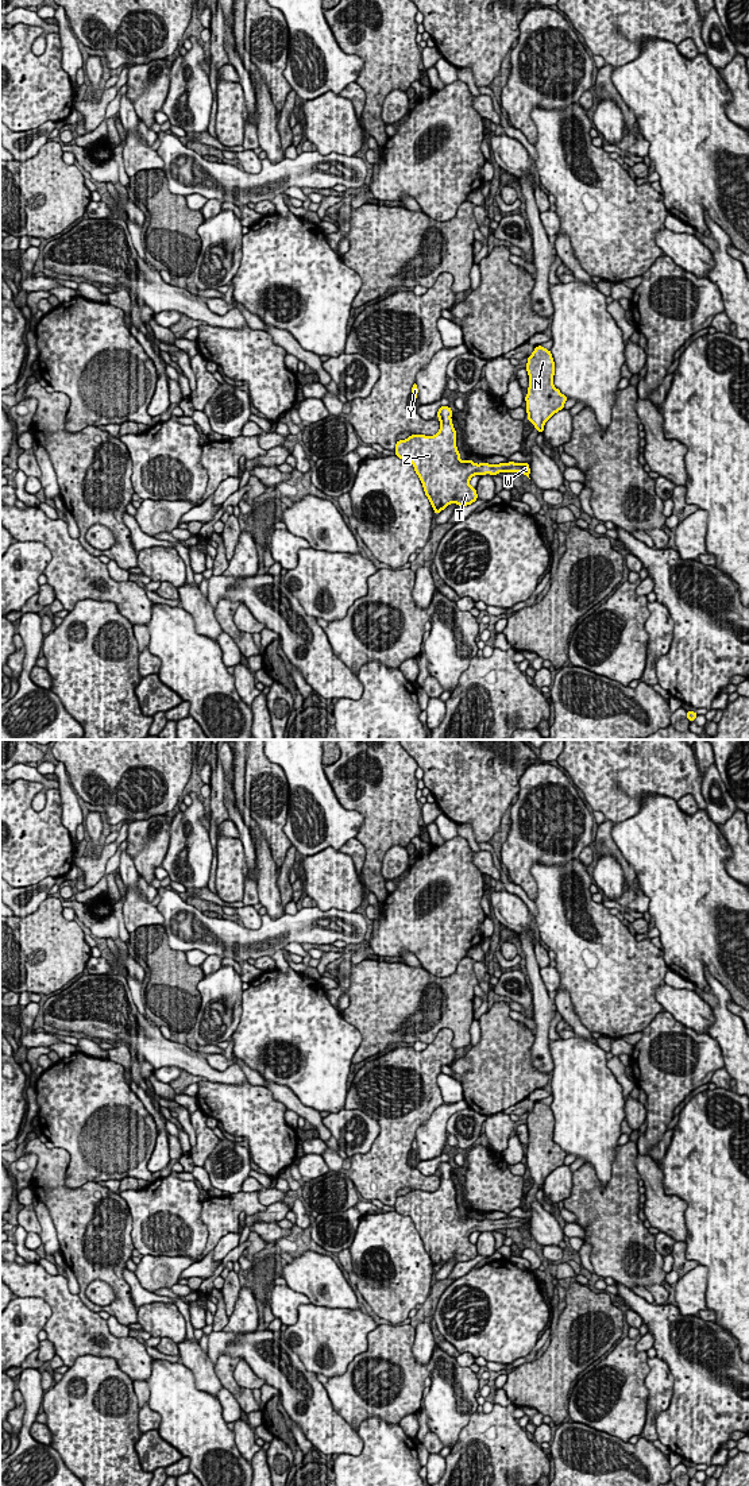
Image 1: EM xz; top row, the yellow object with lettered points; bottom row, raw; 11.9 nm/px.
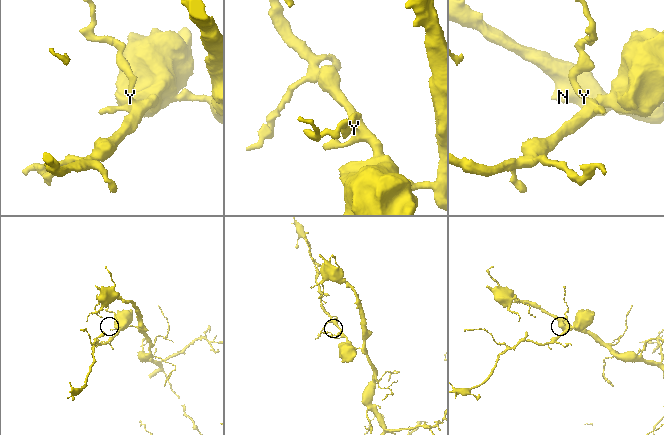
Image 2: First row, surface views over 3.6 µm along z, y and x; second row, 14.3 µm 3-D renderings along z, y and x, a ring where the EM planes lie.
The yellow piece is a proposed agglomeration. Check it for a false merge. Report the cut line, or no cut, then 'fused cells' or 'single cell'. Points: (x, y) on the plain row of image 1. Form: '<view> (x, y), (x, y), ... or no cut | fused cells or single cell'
no cut | single cell

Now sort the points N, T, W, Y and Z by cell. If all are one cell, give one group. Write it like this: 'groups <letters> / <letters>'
groups N T W Y Z

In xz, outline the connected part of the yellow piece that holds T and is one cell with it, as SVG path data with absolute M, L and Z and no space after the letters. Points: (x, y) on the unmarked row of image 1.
M440 1162L437 1174L441 1181L435 1192L416 1189L395 1200L395 1212L413 1220L435 1270L452 1258L457 1262L475 1258L476 1244L470 1242L474 1231L516 1227L528 1234L530 1231L529 1219L476 1220L468 1215L462 1217L456 1203L456 1186L451 1176L452 1169L449 1162Z

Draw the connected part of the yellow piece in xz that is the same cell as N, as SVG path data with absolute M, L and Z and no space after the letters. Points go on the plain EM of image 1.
M537 1101L528 1112L526 1127L529 1131L525 1153L528 1177L543 1189L545 1178L564 1163L568 1154L553 1142L555 1118L549 1105Z

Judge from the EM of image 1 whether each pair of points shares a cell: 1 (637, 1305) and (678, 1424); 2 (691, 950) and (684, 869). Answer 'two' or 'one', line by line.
1: one
2: one

